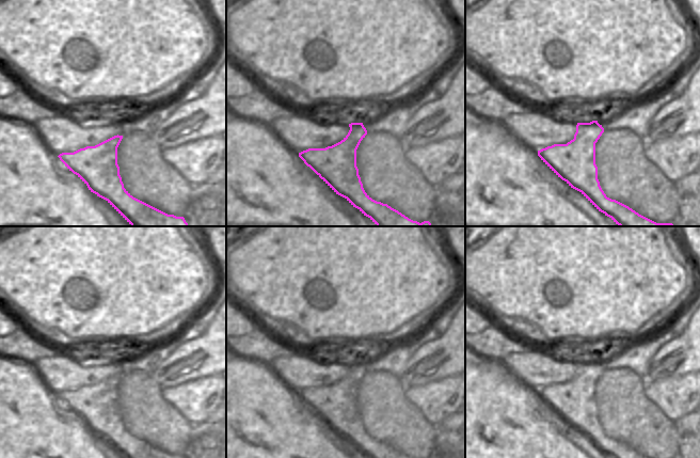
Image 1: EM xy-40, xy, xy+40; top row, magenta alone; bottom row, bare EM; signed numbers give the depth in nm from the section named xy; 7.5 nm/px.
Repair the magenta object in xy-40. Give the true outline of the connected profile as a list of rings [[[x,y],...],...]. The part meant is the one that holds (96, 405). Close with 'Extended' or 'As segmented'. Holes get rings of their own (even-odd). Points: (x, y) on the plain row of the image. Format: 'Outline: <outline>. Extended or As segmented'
Outline: [[[114,375],[95,385],[86,385],[58,396],[97,436],[106,439],[125,458],[185,458],[168,454],[136,437],[125,427],[117,404],[117,386],[123,375]]]. As segmented

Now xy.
Outline: [[[363,362],[349,363],[348,374],[325,388],[308,388],[299,396],[336,433],[370,458],[409,458],[387,443],[372,439],[364,429],[356,406],[356,389],[367,374]]]. As segmented

